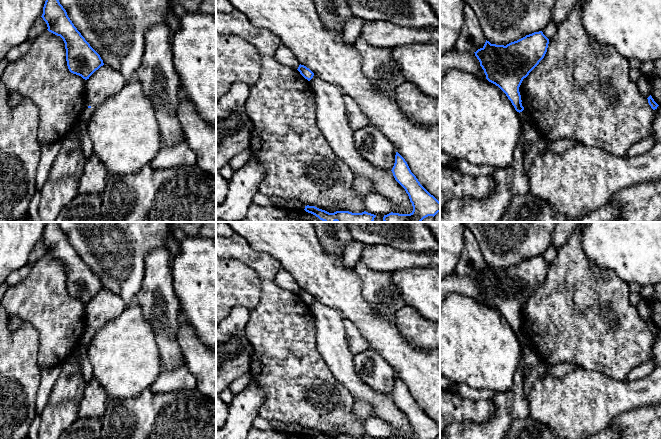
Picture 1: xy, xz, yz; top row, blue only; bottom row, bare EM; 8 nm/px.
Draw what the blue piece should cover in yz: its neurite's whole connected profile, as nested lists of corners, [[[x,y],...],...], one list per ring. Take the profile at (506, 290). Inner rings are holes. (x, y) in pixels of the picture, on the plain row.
[[[539,255],[506,270],[491,268],[486,264],[484,270],[474,276],[484,294],[486,303],[506,318],[521,341],[524,347],[525,374],[535,365],[543,362],[539,359],[537,351],[531,346],[522,328],[519,311],[523,303],[544,282],[548,268],[549,263],[542,255]]]

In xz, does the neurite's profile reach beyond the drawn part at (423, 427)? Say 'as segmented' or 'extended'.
as segmented

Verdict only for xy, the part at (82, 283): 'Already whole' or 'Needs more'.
Already whole

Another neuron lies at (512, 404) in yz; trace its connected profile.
[[[524,355],[514,374],[512,388],[495,392],[496,415],[486,423],[454,423],[440,439],[503,439],[512,422],[529,416],[528,397],[524,395]]]

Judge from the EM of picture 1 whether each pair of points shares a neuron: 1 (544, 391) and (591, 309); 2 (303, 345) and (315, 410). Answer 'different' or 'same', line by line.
1: different
2: same

